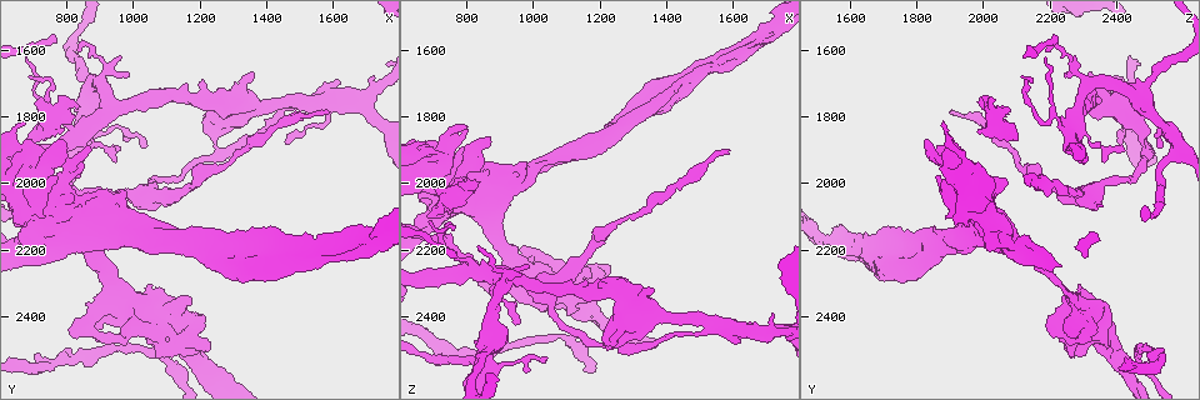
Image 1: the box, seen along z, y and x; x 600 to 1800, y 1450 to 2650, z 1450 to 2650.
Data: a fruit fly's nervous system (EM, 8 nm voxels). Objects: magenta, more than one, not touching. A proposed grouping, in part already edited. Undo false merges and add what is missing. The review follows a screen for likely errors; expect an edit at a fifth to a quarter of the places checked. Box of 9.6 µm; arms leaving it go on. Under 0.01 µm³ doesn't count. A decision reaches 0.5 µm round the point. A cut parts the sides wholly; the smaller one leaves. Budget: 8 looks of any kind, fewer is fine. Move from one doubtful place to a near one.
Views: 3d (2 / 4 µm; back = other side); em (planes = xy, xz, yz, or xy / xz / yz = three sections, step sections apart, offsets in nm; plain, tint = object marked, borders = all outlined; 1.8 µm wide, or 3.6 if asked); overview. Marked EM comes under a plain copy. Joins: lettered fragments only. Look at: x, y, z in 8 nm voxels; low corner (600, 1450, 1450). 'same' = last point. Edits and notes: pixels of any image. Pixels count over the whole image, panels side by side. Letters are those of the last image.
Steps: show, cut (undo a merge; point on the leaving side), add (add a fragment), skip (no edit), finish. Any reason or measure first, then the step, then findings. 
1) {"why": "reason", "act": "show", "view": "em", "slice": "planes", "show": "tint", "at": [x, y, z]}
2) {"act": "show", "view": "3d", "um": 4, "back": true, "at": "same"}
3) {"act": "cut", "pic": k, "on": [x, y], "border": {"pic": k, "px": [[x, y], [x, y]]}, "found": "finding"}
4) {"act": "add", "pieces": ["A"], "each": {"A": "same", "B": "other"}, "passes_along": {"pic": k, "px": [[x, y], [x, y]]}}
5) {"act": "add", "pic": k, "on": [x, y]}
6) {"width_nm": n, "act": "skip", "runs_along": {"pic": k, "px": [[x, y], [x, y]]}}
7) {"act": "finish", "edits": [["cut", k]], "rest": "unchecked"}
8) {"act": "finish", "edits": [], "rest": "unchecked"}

{"act": "show", "view": "3d", "um": 2, "back": true, "at": [1260, 1900, 2480]}

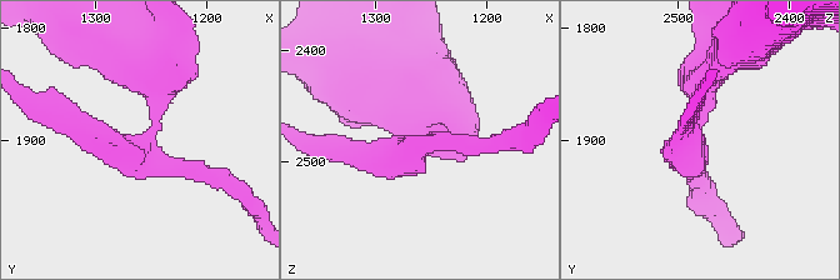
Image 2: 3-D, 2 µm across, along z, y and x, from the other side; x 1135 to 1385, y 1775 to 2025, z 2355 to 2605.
{"act": "show", "view": "em", "slice": "yz", "step": 8, "show": "tint", "at": [1250, 1902, 2480]}

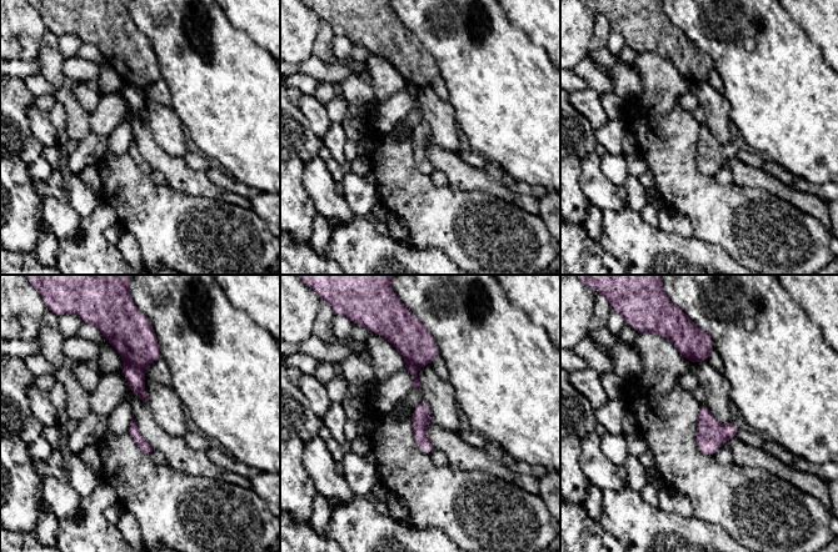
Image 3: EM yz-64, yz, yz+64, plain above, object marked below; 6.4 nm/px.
{"why": "another direction", "act": "show", "view": "em", "slice": "planes", "show": "borders", "at": "same"}

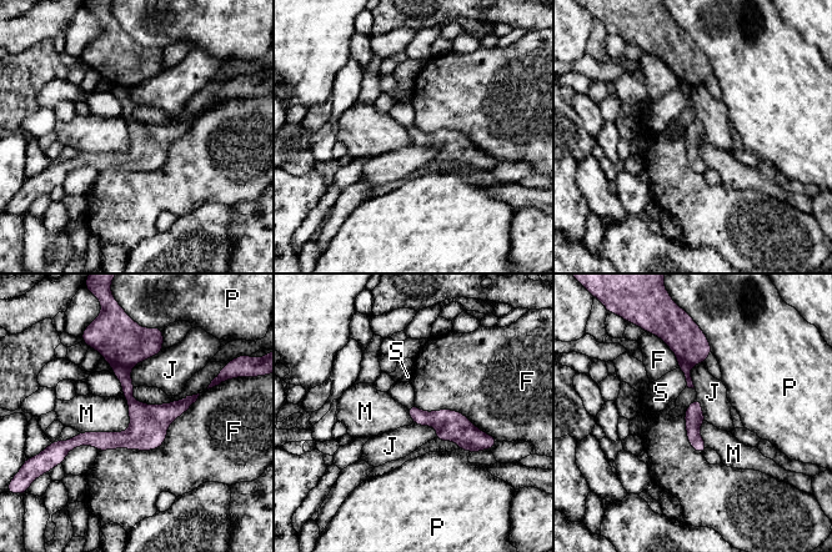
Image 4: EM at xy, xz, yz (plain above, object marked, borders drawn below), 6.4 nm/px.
{"act": "cut", "pic": 4, "on": [123, 374], "each": {"F": "other", "J": "other", "M": "other", "P": "other", "S": "other"}, "border": {"pic": 4, "px": [[113, 365], [123, 365], [130, 369]]}, "found": "two neurons meet here"}

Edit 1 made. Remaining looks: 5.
{"act": "show", "view": "overview"}

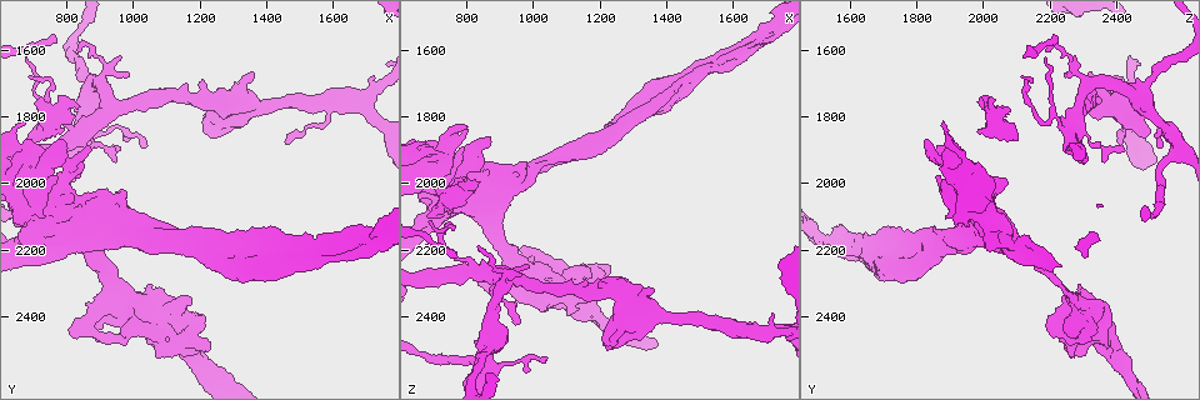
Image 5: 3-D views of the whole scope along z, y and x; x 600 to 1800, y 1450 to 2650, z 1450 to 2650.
{"why": "branch stops here", "act": "show", "view": "em", "slice": "planes", "show": "tint", "at": [1350, 1670, 2330]}

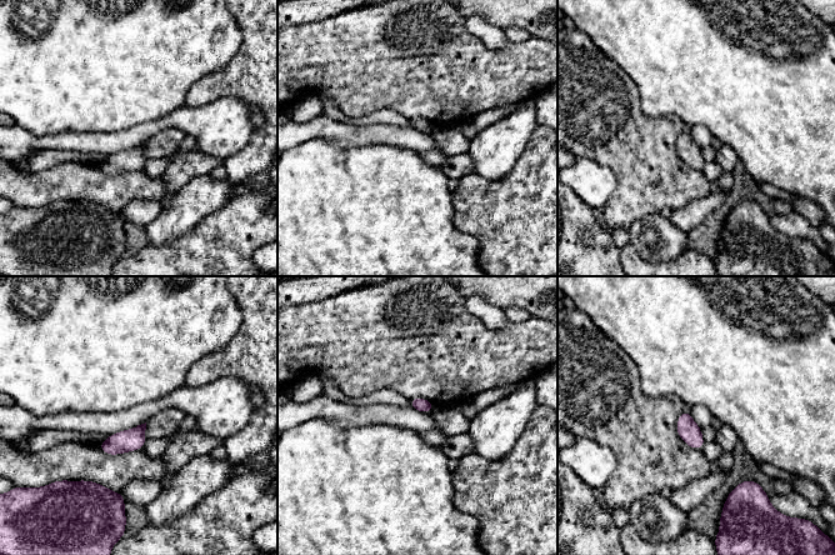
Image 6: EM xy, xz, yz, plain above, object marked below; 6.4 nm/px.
{"why": "see the neighbours", "act": "show", "view": "em", "slice": "planes", "show": "borders", "at": "same"}

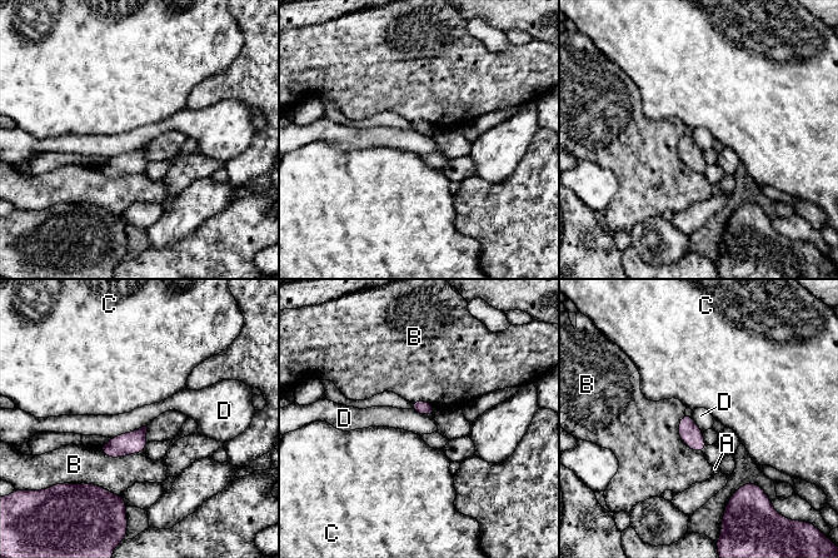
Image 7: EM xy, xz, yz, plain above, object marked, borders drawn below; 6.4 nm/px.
{"width_nm": 90, "act": "skip", "each": {"A": "other", "B": "other", "C": "other", "D": "other"}, "border": {"pic": 7, "px": [[146, 424], [110, 438]]}, "found": "none of them fits"}

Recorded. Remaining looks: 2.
{"act": "finish", "edits": [["cut", 4]], "rest": "unchecked"}

